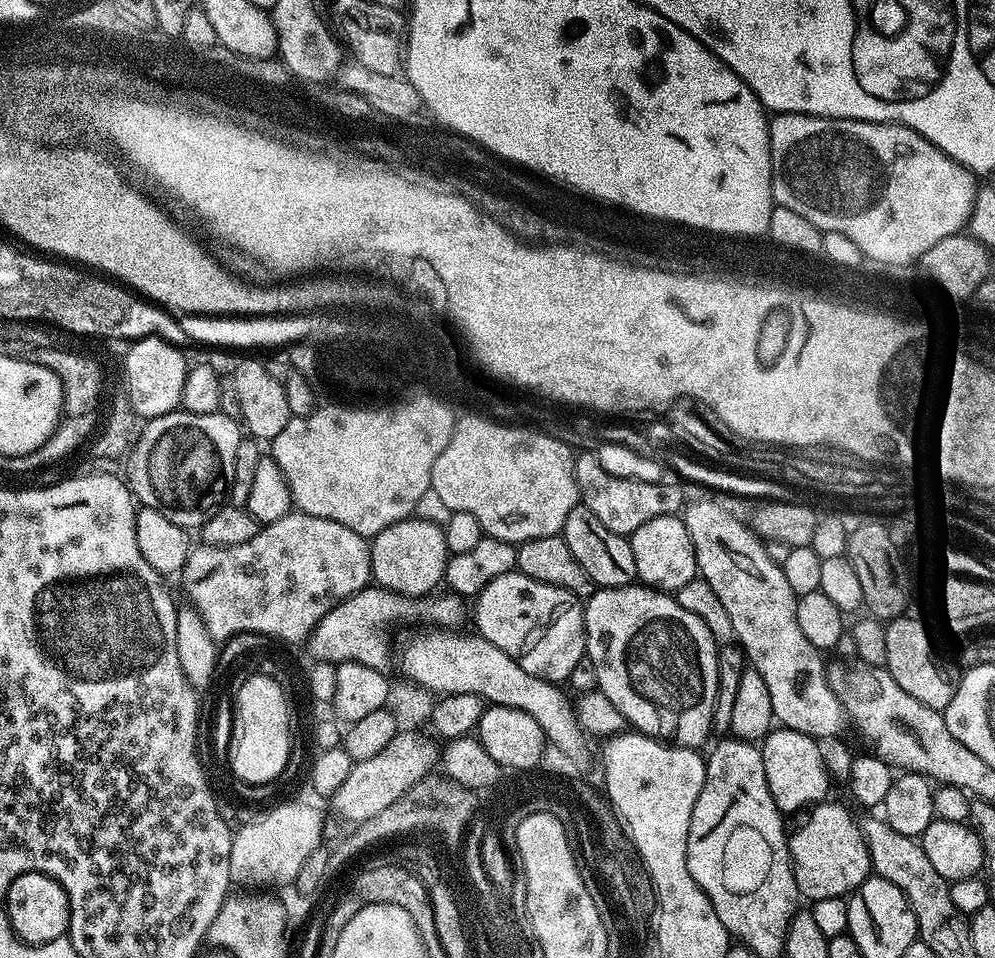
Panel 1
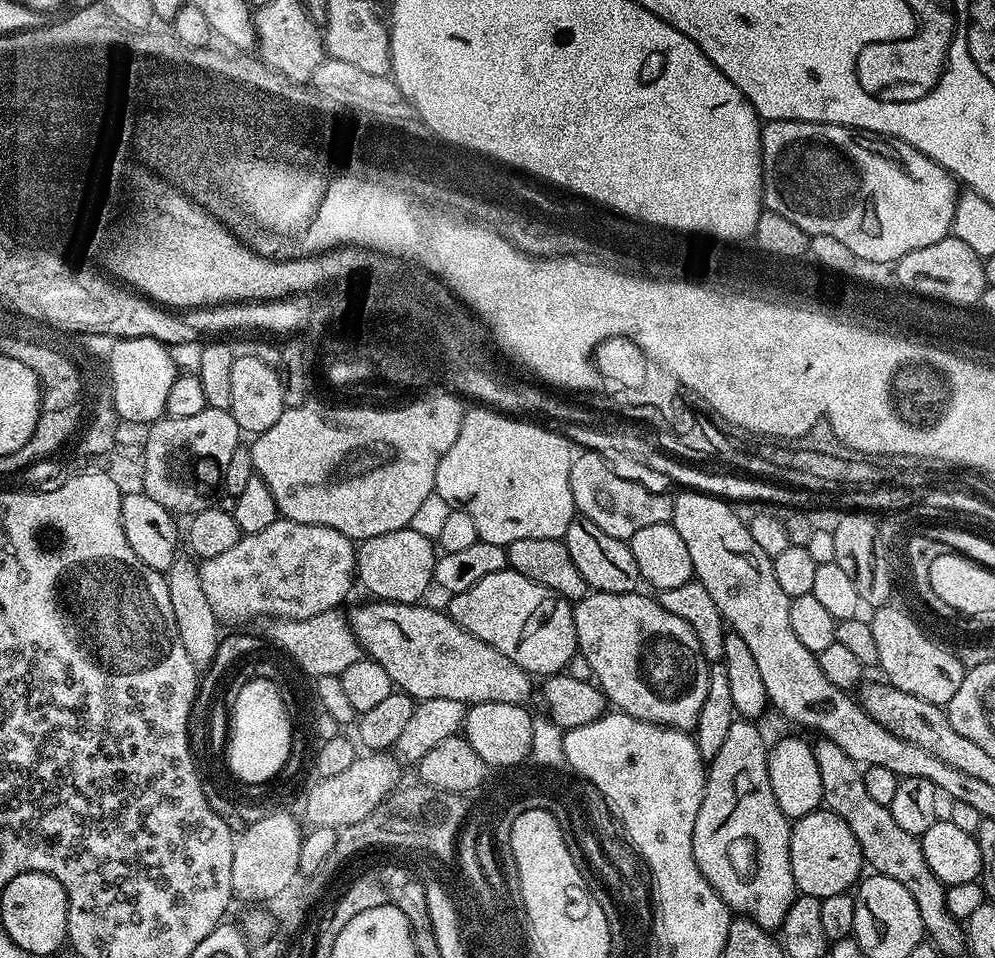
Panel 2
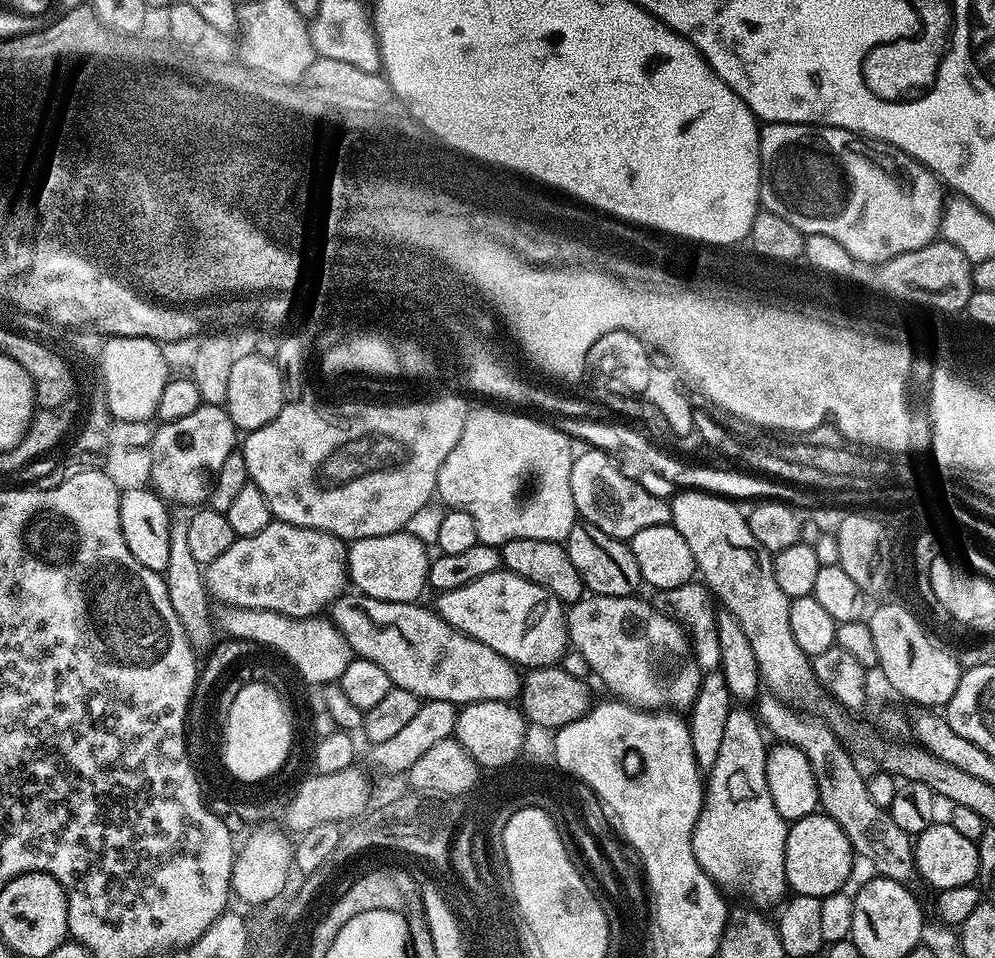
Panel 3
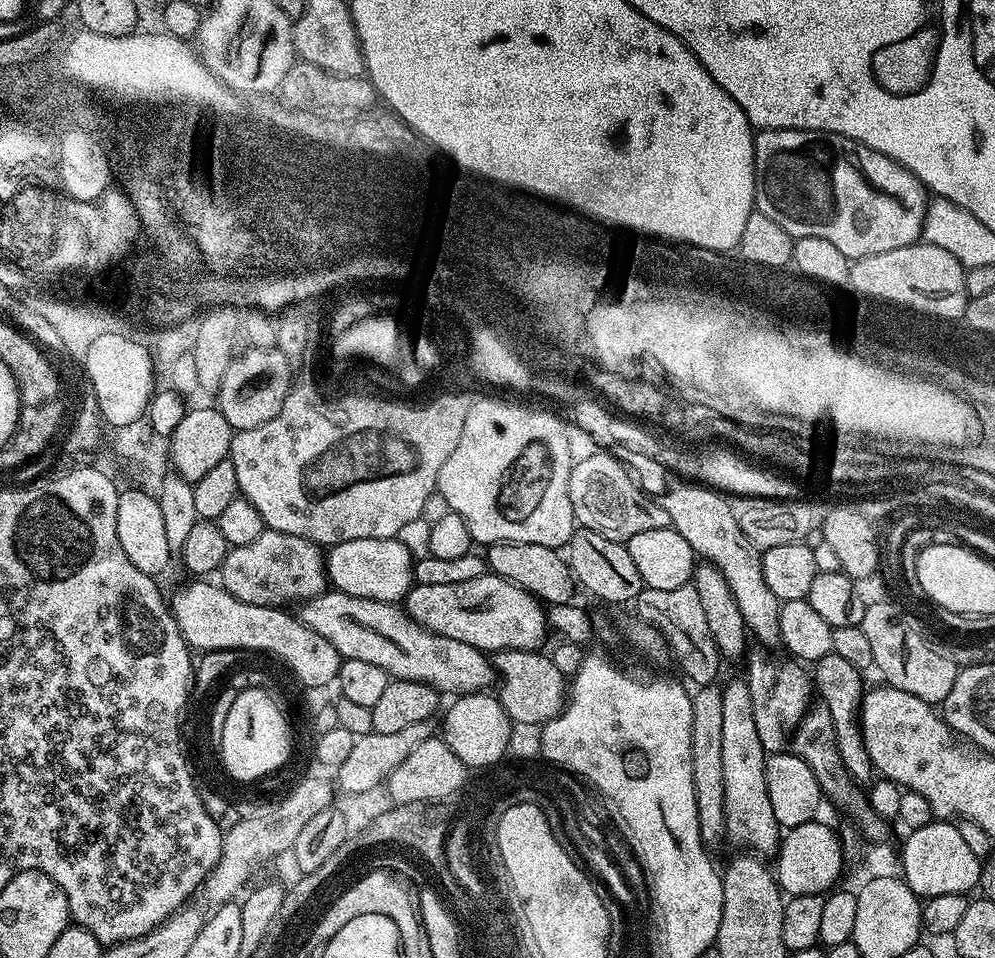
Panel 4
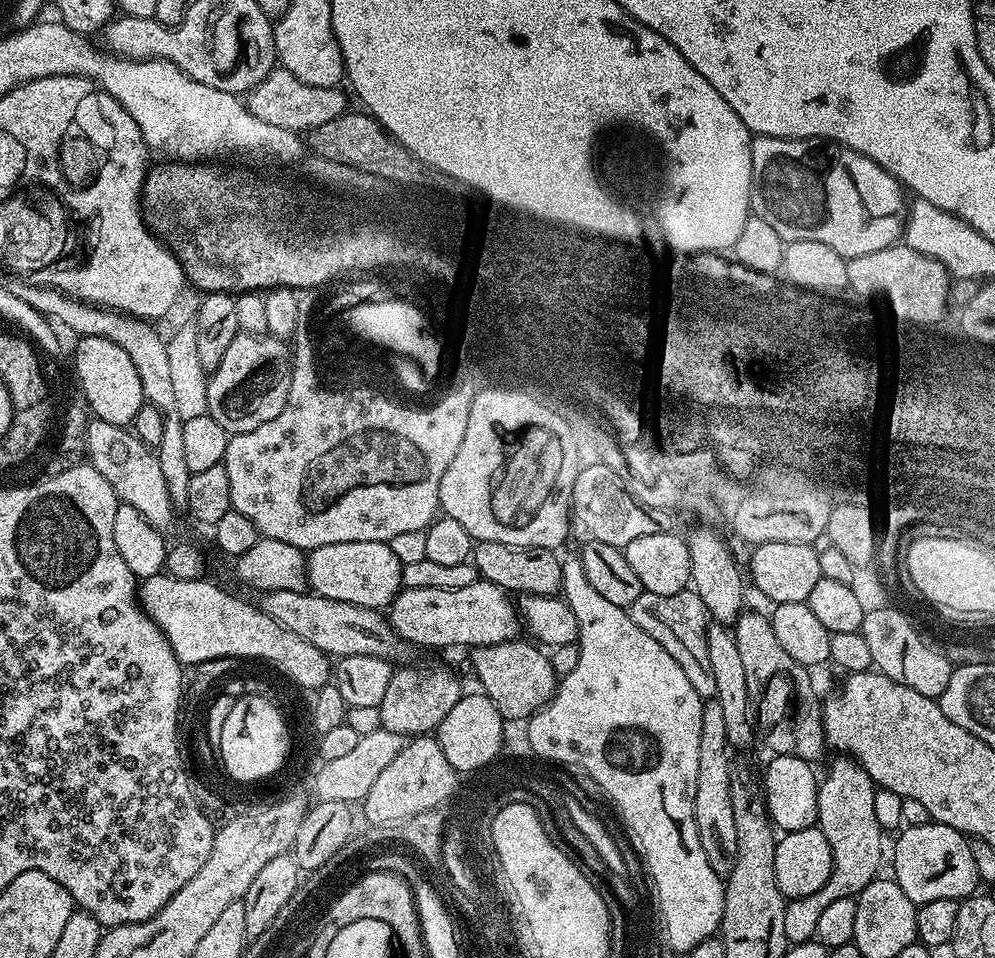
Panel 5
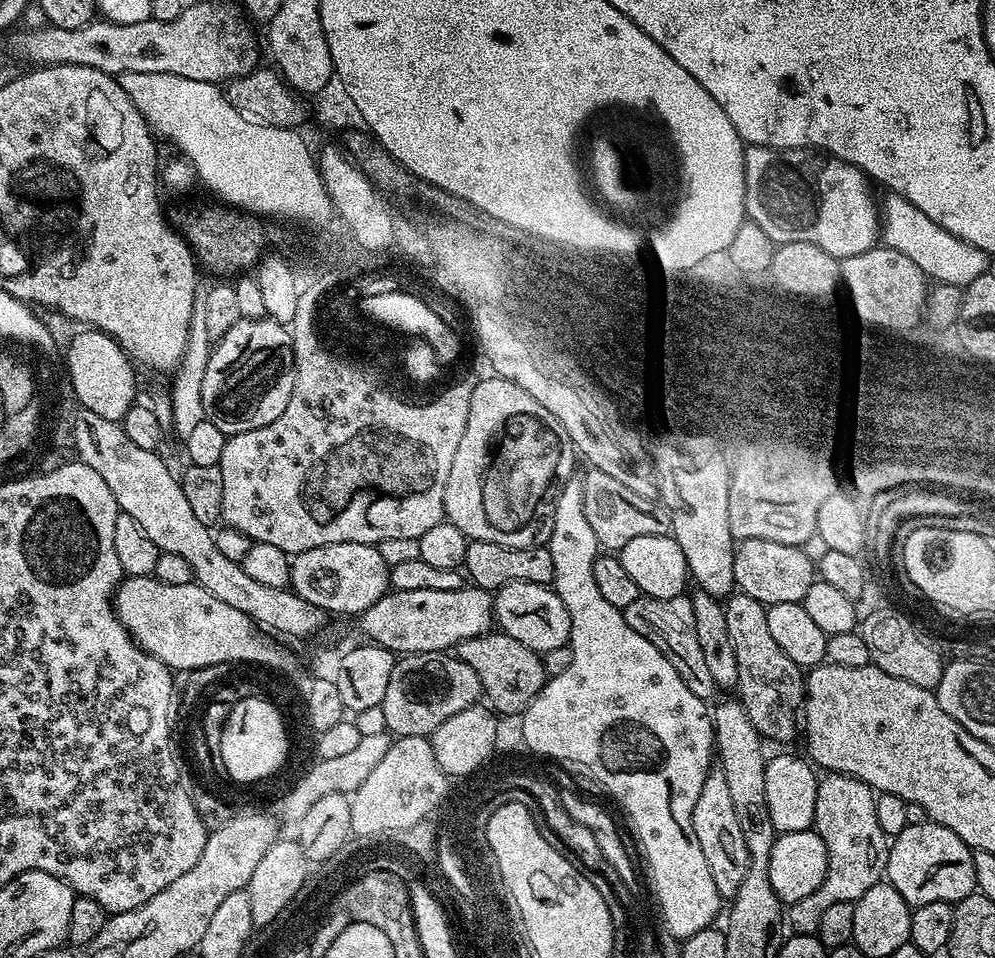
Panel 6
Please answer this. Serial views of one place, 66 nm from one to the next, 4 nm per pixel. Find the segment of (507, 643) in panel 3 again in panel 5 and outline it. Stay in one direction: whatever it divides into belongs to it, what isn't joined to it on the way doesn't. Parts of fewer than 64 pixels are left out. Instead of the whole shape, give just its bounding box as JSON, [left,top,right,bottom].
[386,580,522,648]

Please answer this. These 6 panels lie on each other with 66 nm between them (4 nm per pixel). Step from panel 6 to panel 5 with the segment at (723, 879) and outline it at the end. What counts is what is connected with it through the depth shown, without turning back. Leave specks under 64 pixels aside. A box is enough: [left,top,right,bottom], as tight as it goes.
[694,698,738,878]

